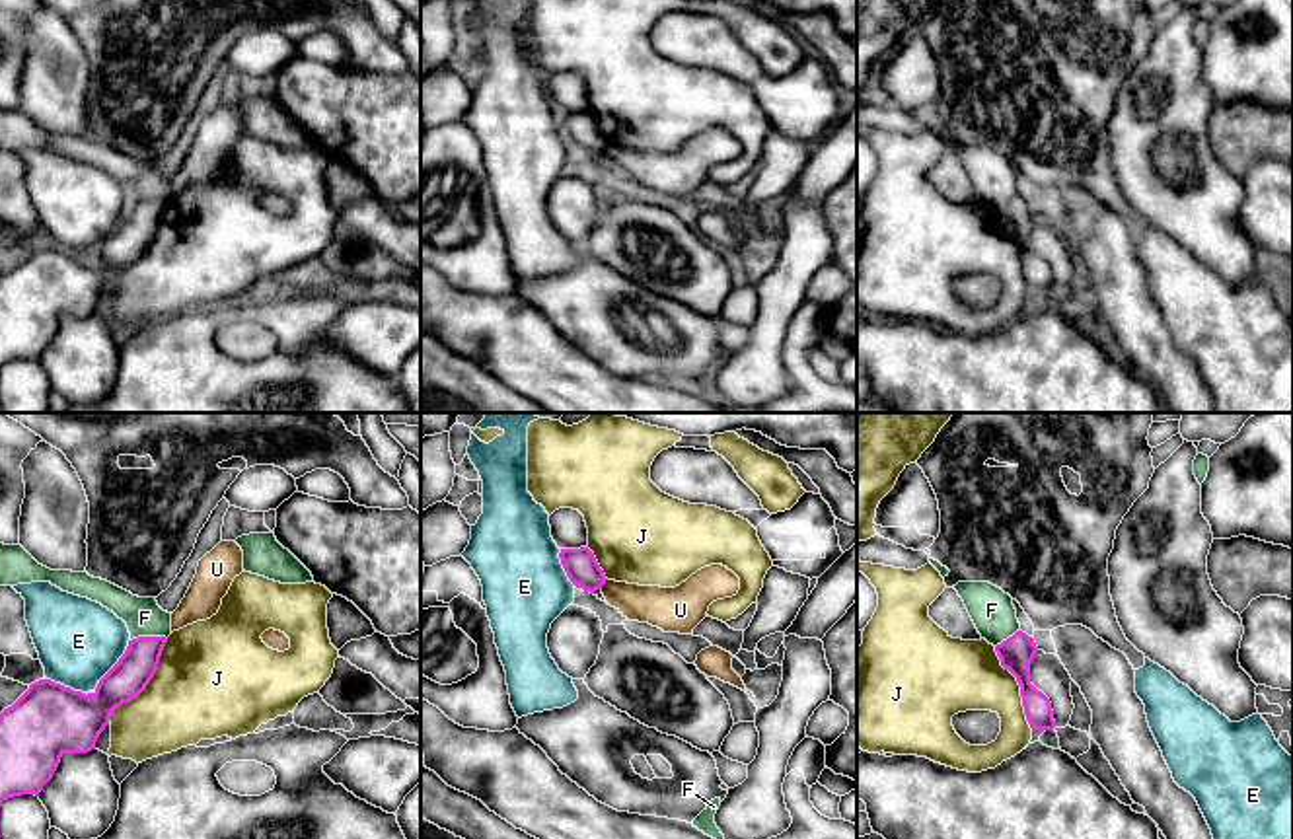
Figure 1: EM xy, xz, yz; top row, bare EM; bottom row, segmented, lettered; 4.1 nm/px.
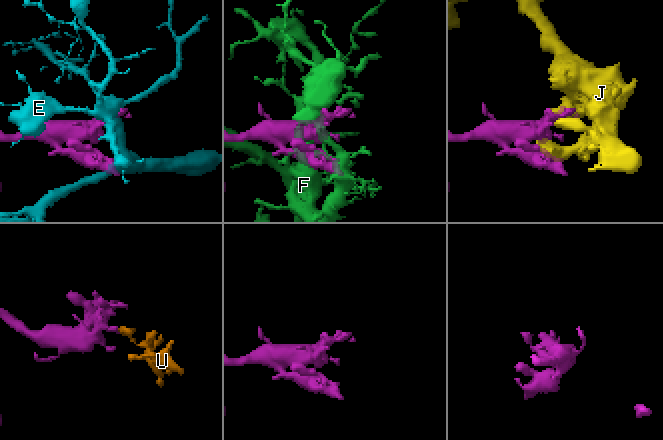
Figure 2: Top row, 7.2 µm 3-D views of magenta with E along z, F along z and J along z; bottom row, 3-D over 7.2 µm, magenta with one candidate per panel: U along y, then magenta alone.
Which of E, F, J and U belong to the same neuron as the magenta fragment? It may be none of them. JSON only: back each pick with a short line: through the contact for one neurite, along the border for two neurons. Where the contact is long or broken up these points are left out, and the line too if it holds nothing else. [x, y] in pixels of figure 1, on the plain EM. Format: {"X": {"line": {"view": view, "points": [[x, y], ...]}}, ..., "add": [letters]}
{"add": []}

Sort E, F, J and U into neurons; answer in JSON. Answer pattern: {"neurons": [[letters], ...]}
{"neurons": [["E"], ["F"], ["J"], ["U"]]}

